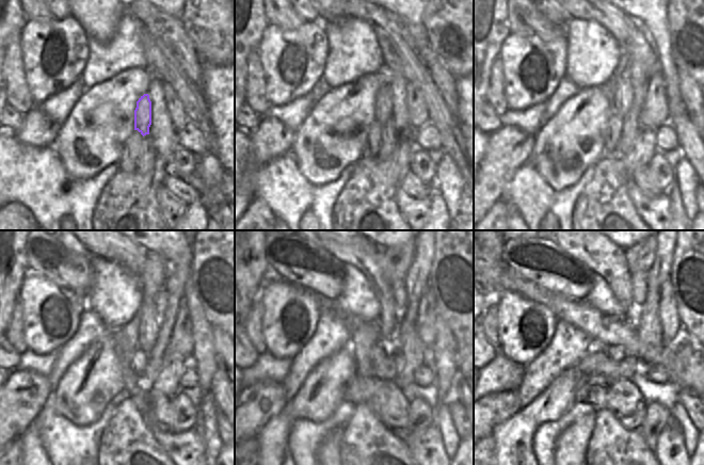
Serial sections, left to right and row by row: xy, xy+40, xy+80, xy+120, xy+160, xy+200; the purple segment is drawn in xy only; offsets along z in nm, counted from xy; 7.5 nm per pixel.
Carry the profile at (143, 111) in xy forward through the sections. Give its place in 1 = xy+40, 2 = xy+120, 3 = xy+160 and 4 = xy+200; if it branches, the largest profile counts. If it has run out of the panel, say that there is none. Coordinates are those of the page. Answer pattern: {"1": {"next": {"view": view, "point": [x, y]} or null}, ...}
{"1": {"next": {"view": "xy+40", "point": [383, 100]}}, "2": {"next": {"view": "xy+120", "point": [147, 327]}}, "3": {"next": {"view": "xy+160", "point": [360, 252]}}, "4": {"next": {"view": "xy+200", "point": [607, 259]}}}

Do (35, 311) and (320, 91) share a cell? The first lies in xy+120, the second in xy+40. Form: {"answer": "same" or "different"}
{"answer": "different"}

